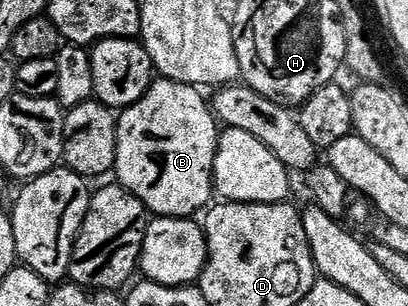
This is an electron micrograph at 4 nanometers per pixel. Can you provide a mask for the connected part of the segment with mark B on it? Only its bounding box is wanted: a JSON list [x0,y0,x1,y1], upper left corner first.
[113,77,220,218]

